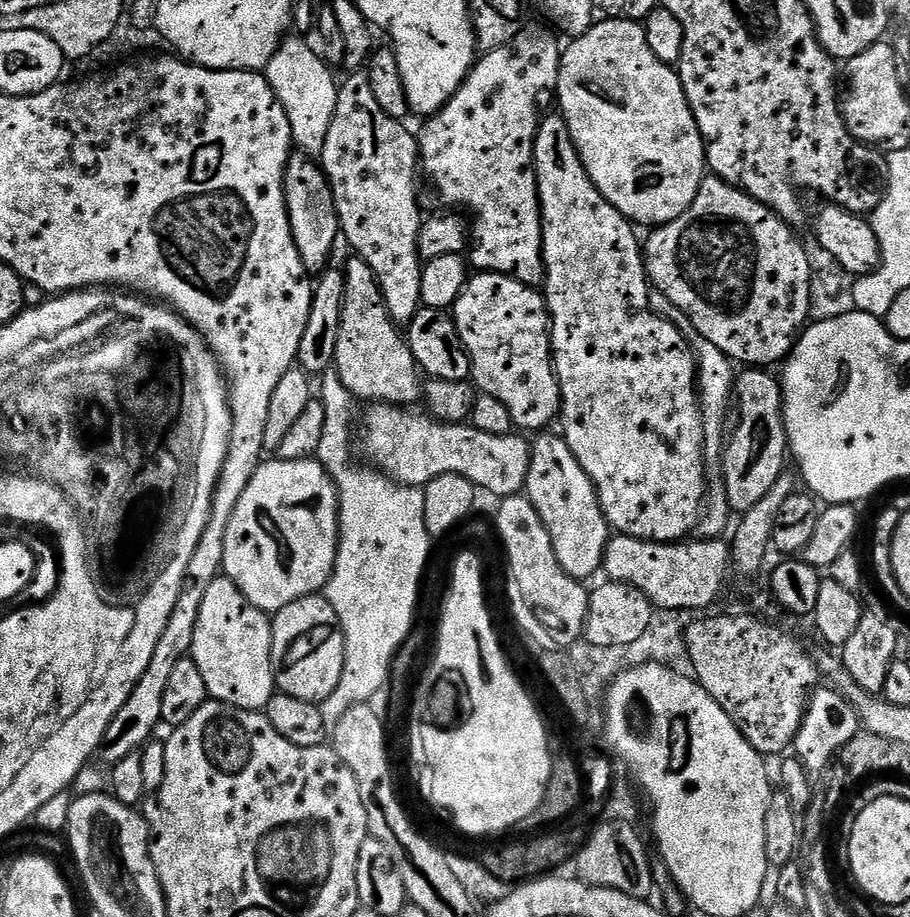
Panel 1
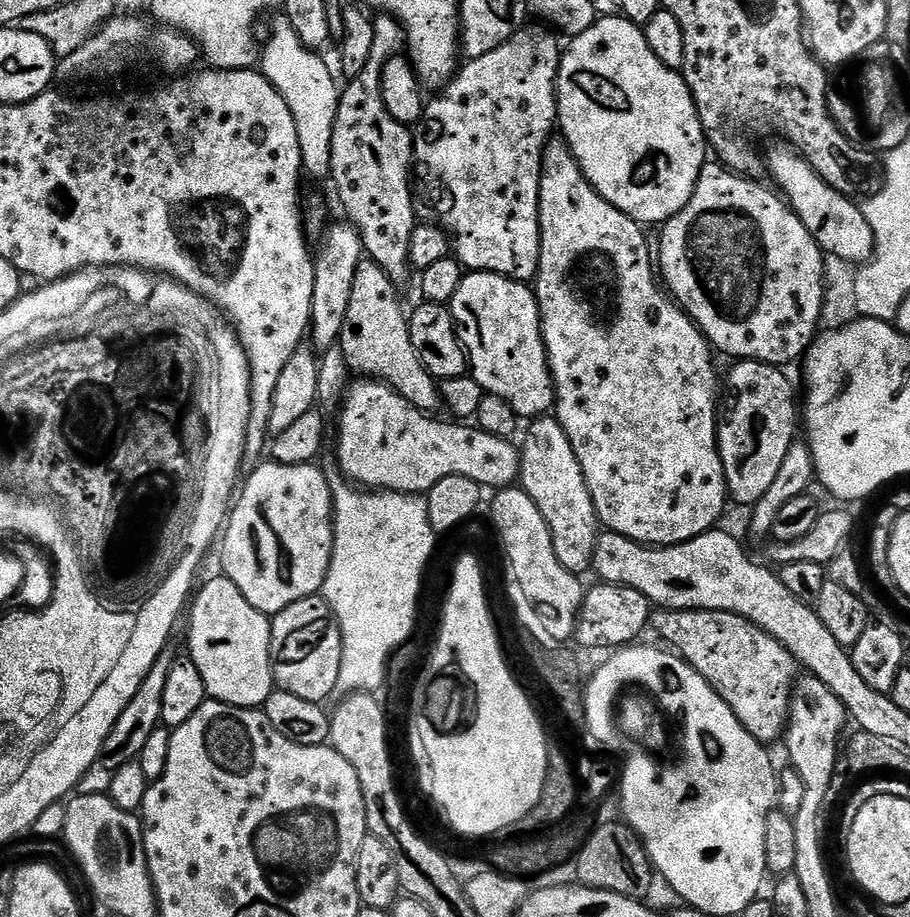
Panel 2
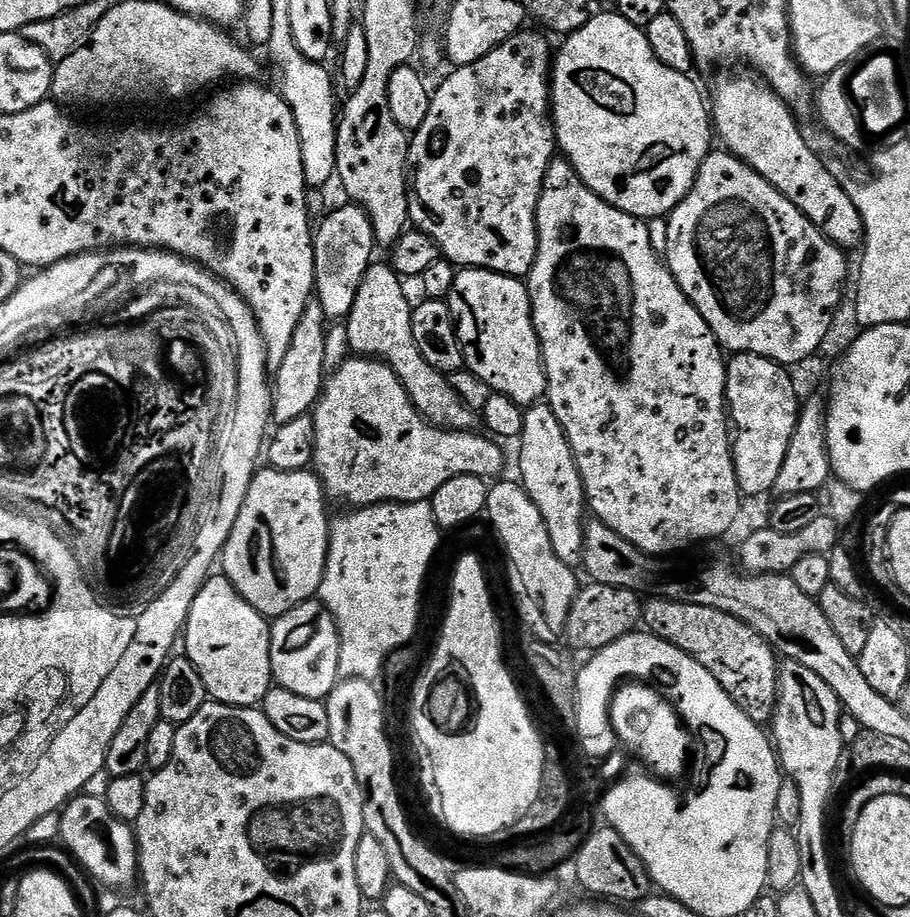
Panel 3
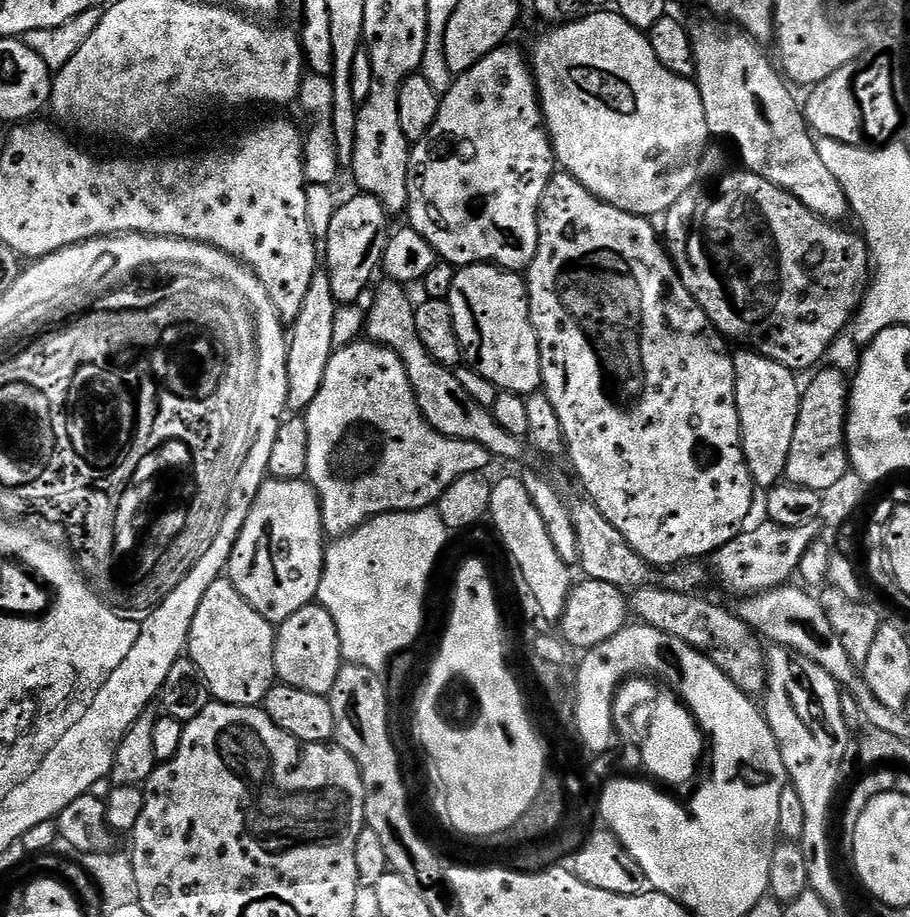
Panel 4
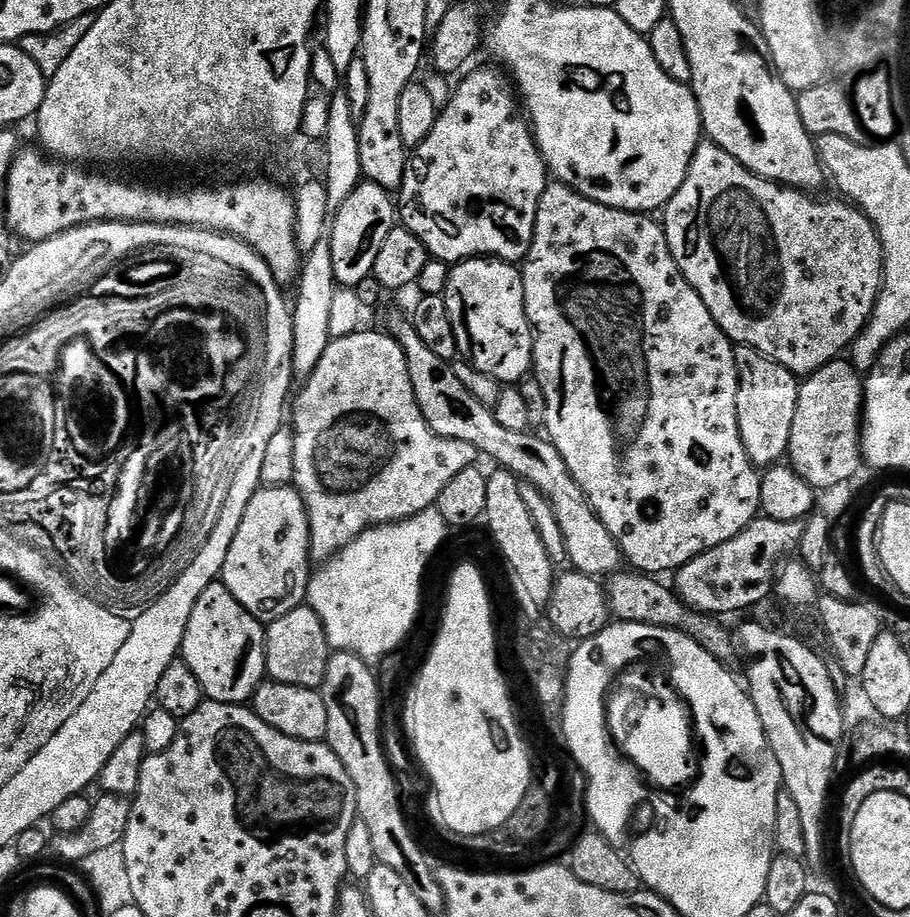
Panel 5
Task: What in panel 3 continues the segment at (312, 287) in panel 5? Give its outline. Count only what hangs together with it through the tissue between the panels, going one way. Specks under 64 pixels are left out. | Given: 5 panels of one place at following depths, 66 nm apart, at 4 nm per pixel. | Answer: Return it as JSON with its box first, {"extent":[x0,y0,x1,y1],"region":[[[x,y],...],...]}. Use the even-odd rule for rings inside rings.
{"extent":[271,300,329,426],"region":[[[309,300],[306,310],[302,310],[302,318],[298,318],[298,327],[294,330],[294,338],[290,338],[290,350],[286,350],[286,358],[274,372],[272,391],[271,423],[279,426],[286,422],[294,422],[294,418],[309,415],[316,407],[320,393],[324,391],[326,379],[326,334],[329,327],[324,319],[324,311],[318,301]]]}

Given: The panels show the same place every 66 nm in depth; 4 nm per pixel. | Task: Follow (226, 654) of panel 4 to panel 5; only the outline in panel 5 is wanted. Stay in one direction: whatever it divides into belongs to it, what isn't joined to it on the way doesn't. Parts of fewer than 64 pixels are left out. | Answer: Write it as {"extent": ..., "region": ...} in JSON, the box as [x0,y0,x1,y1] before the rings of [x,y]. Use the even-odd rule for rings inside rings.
{"extent":[180,582,266,706],"region":[[[217,582],[202,590],[202,598],[194,602],[184,641],[180,643],[180,656],[194,670],[209,701],[244,706],[266,680],[265,635],[265,625],[240,605],[224,583]]]}

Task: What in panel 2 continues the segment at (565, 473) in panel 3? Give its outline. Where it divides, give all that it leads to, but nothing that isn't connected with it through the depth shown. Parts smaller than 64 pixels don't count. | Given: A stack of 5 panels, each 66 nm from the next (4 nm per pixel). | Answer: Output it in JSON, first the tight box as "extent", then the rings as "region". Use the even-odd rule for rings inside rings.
{"extent":[519,414,602,573],"region":[[[545,414],[531,421],[527,427],[524,444],[519,445],[519,487],[530,494],[534,506],[538,506],[538,514],[546,518],[558,562],[562,562],[562,566],[566,566],[566,570],[571,572],[587,573],[592,566],[594,546],[602,525],[596,517],[596,507],[590,498],[582,466],[578,466],[574,446],[570,446],[570,438],[566,438],[566,430],[562,430],[560,421],[551,415]]]}

